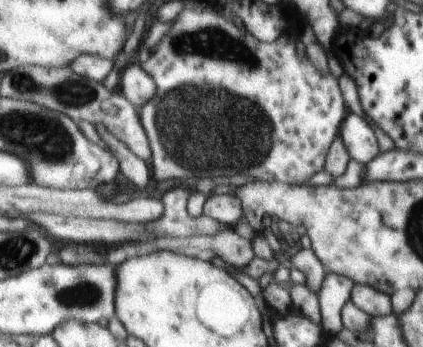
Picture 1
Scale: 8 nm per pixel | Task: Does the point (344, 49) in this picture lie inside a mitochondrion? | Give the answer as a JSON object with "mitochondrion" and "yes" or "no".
{"mitochondrion":"no"}

